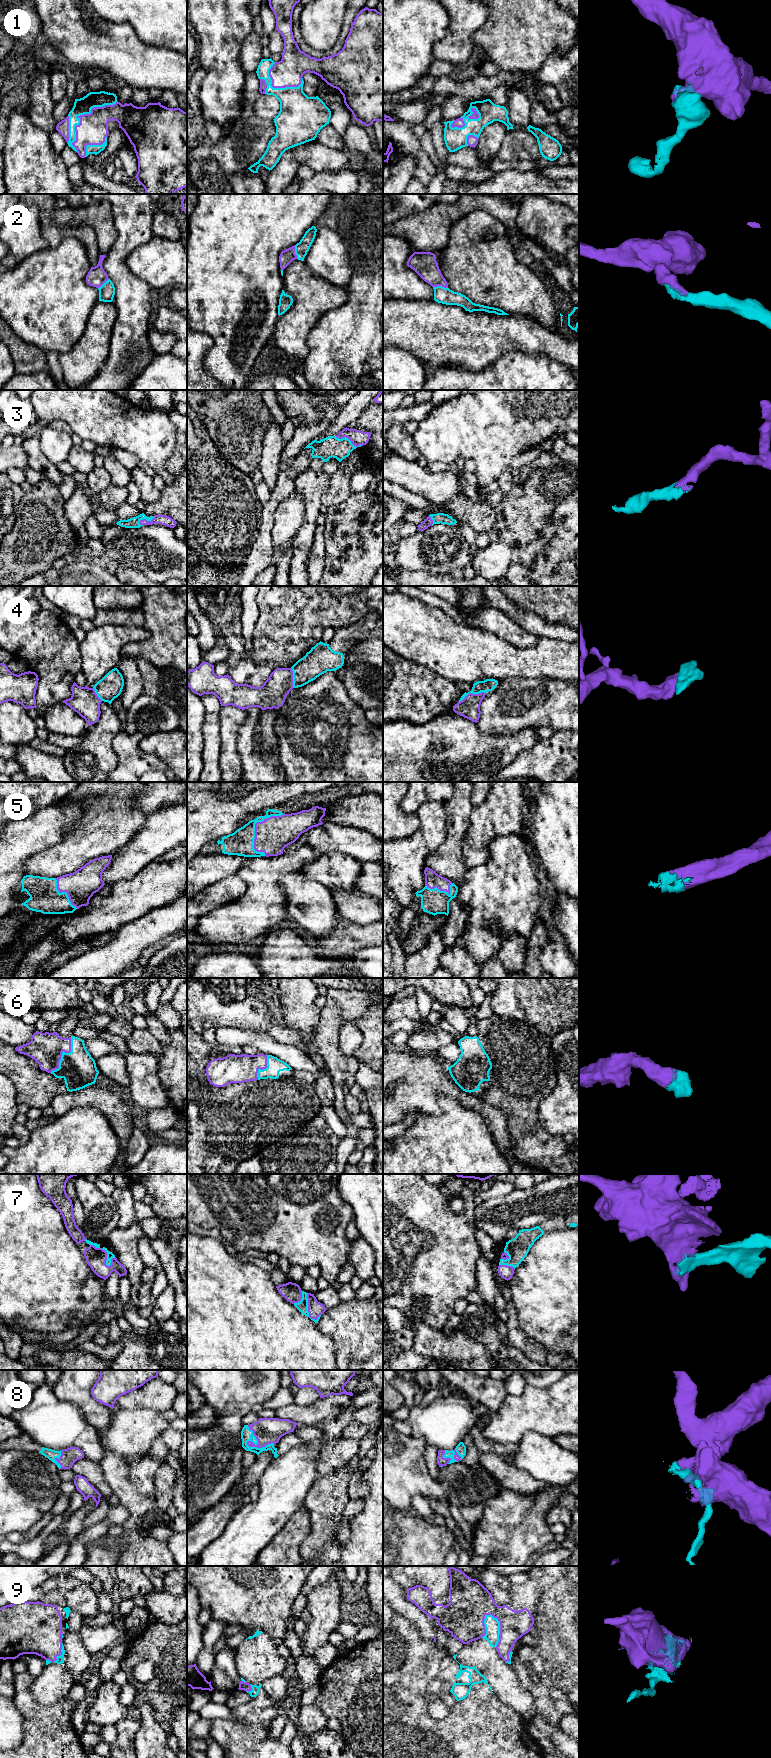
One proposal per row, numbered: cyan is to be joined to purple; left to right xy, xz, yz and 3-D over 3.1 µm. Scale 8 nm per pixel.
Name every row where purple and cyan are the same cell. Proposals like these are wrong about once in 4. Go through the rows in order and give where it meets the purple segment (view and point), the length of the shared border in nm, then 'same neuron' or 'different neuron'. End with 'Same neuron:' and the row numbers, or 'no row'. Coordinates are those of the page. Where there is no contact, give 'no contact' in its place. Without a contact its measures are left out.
1: meets purple in xy at (80, 115); contact 550 nm long; same neuron
2: meets purple in yz at (440, 285); contact 120 nm long; same neuron
3: meets purple in xz at (349, 439); contact 240 nm long; same neuron
4: meets purple in yz at (471, 693); contact 240 nm long; same neuron
5: meets purple in xz at (255, 824); contact 380 nm long; same neuron
6: meets purple in xy at (61, 1053); contact 340 nm long; same neuron
7: meets purple in xz at (308, 1308); contact 240 nm long; same neuron
8: meets purple in xz at (257, 1444); contact 260 nm long; same neuron
9: meets purple in yz at (500, 1627); contact 280 nm long; same neuron
Same neuron: 1, 2, 3, 4, 5, 6, 7, 8, 9

